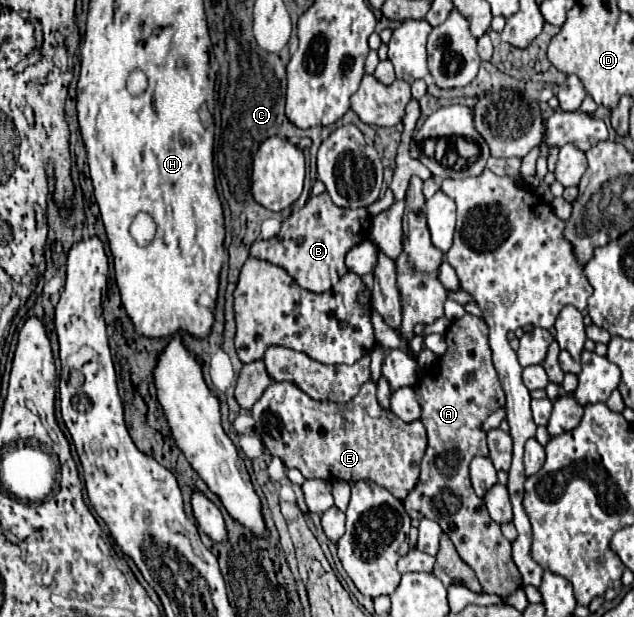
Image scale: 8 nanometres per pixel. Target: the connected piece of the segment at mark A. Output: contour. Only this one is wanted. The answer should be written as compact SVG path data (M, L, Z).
M465 314L463 318L455 320L453 328L445 334L445 338L447 338L447 352L435 362L435 366L431 370L421 370L417 384L413 386L417 400L421 404L421 422L427 430L429 444L427 444L427 452L421 462L419 482L407 494L403 504L411 518L417 518L417 520L431 518L431 520L439 522L443 532L455 544L459 556L475 570L475 574L483 586L483 592L509 596L517 588L521 588L521 574L511 556L511 542L501 534L499 524L489 518L485 502L481 498L477 498L477 494L473 492L471 480L469 480L471 460L475 456L489 456L487 434L481 426L491 412L505 406L505 394L503 394L499 376L495 372L495 366L491 362L489 328L481 318L477 318L473 314Z

